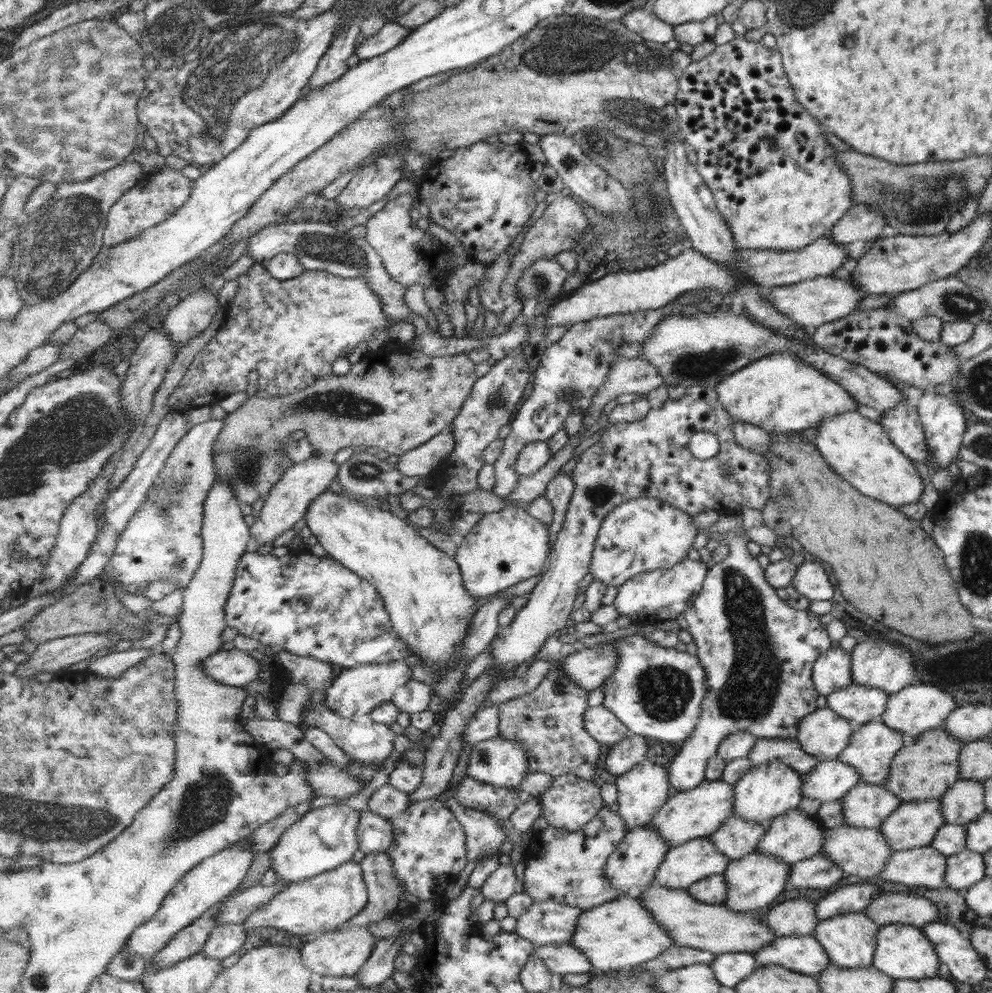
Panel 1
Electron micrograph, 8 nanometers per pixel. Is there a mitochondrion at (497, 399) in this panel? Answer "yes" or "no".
yes

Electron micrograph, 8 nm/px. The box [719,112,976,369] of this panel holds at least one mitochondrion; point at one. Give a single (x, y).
(927, 202)

